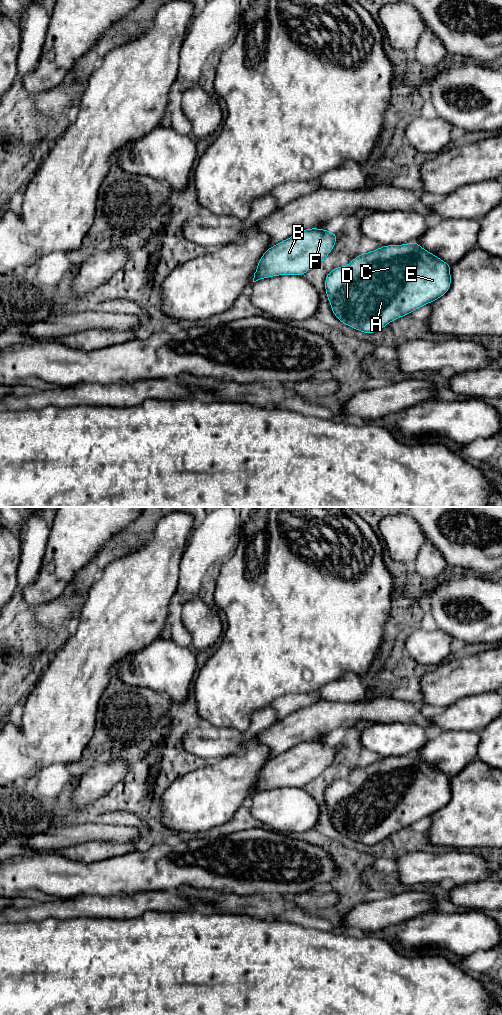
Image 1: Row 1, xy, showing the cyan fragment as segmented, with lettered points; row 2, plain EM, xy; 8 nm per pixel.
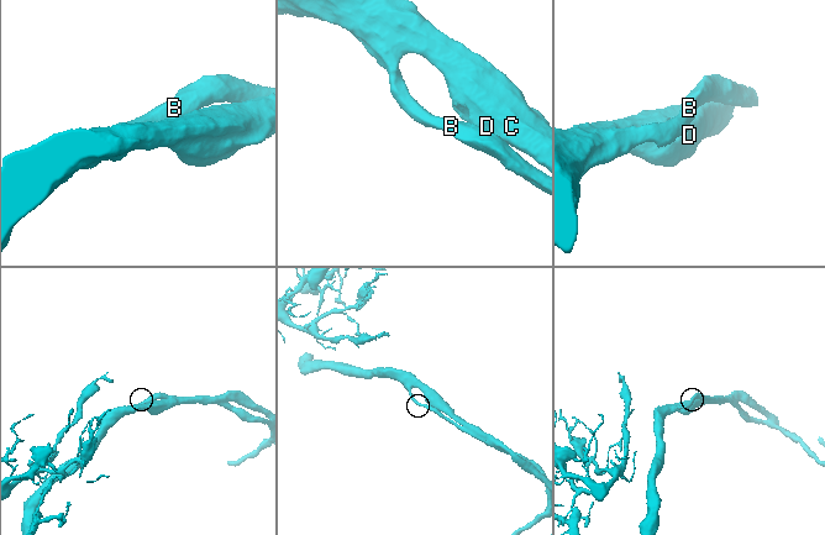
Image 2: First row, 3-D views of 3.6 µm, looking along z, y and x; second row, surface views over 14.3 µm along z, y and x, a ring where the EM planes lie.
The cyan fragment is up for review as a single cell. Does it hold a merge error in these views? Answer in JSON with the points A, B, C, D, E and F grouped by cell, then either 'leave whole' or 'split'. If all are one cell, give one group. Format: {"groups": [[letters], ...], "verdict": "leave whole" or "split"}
{"groups": [["A", "B", "C", "D", "E", "F"]], "verdict": "leave whole"}

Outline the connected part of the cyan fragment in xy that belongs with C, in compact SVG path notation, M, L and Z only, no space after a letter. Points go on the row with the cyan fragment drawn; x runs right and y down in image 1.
M417 241L385 245L359 254L347 266L333 268L325 278L325 292L334 316L366 334L445 295L451 286L452 265L423 249Z

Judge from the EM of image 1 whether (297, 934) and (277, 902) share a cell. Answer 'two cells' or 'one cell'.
two cells

